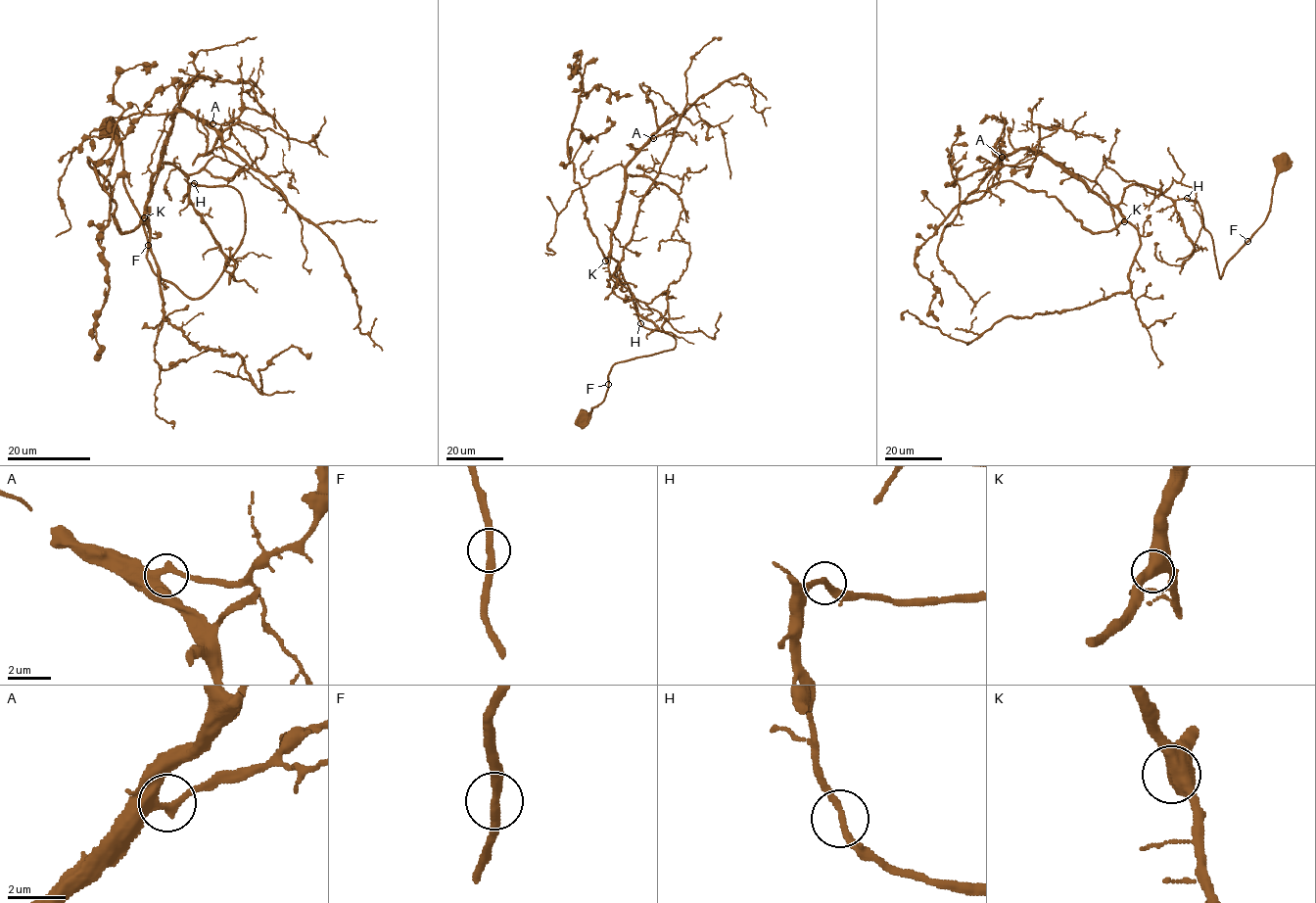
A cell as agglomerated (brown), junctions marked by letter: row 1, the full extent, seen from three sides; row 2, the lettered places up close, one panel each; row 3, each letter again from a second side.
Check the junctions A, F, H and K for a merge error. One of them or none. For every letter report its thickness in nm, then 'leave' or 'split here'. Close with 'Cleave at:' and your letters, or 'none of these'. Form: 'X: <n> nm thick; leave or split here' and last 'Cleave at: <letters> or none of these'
A: 360 nm thick; leave
F: 300 nm thick; leave
H: 240 nm thick; leave
K: 550 nm thick; leave
Cleave at: none of these

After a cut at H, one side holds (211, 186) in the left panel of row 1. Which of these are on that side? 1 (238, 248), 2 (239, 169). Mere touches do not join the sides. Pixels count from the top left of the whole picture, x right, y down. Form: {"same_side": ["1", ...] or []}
{"same_side": ["1"]}

